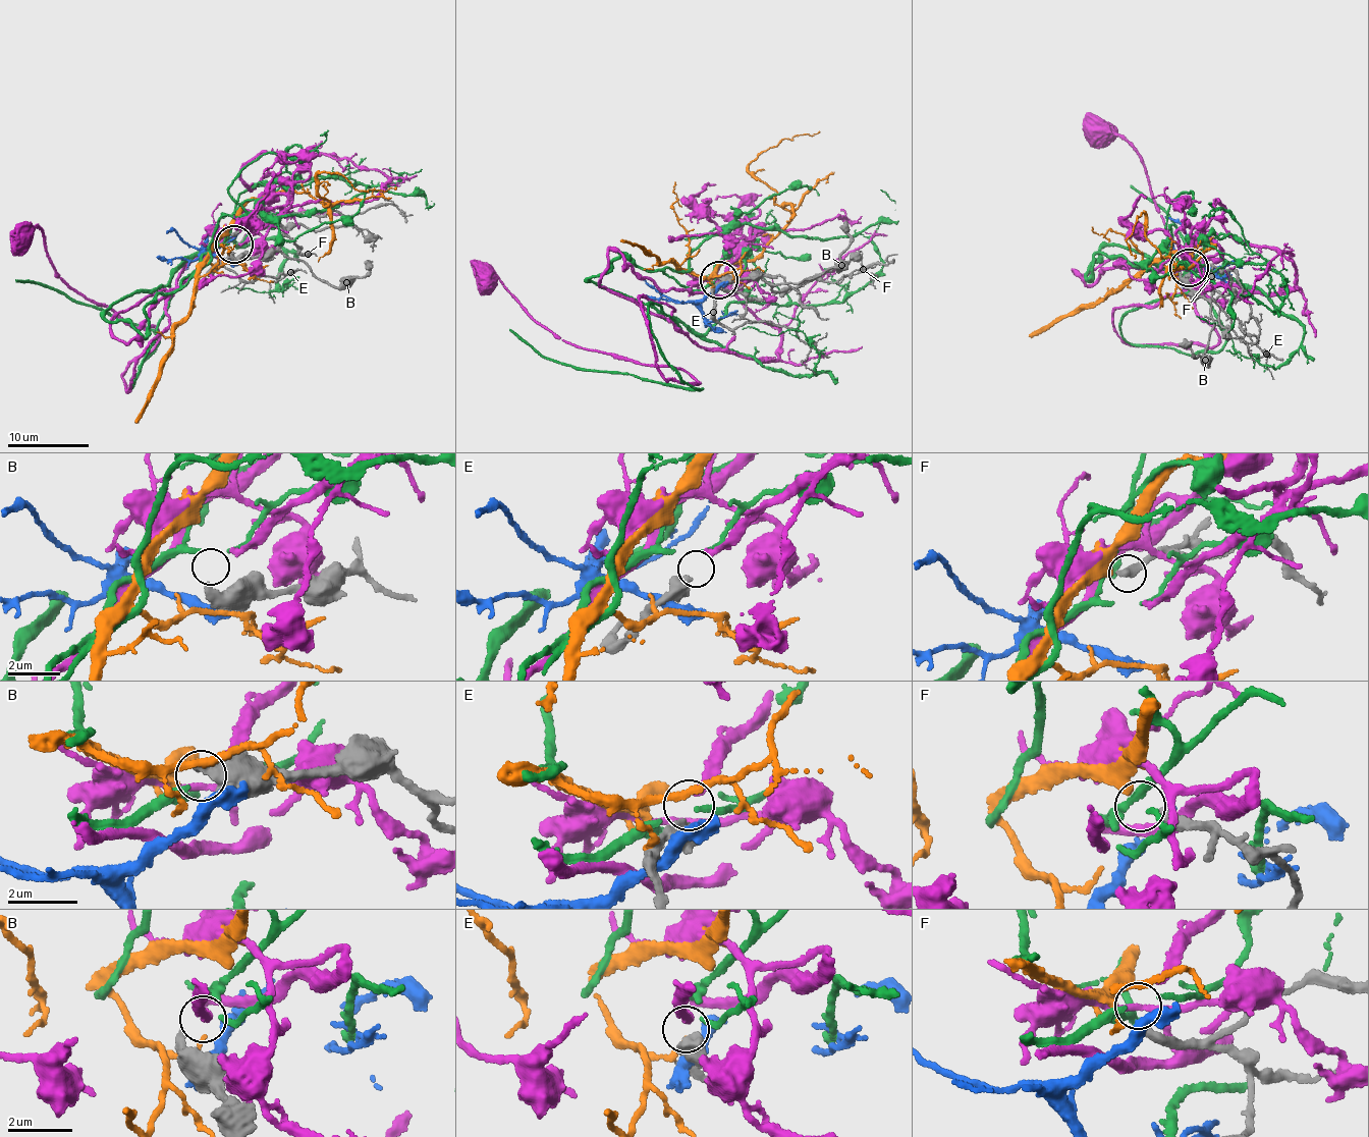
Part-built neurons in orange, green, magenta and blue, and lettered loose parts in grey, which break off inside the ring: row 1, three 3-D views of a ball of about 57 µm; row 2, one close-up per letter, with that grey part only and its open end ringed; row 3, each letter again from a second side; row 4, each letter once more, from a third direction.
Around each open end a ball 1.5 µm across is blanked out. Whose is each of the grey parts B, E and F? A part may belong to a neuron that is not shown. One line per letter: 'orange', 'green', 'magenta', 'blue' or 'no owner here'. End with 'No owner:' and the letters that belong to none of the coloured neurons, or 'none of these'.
B: green
E: magenta
F: orange
No owner: none of these

